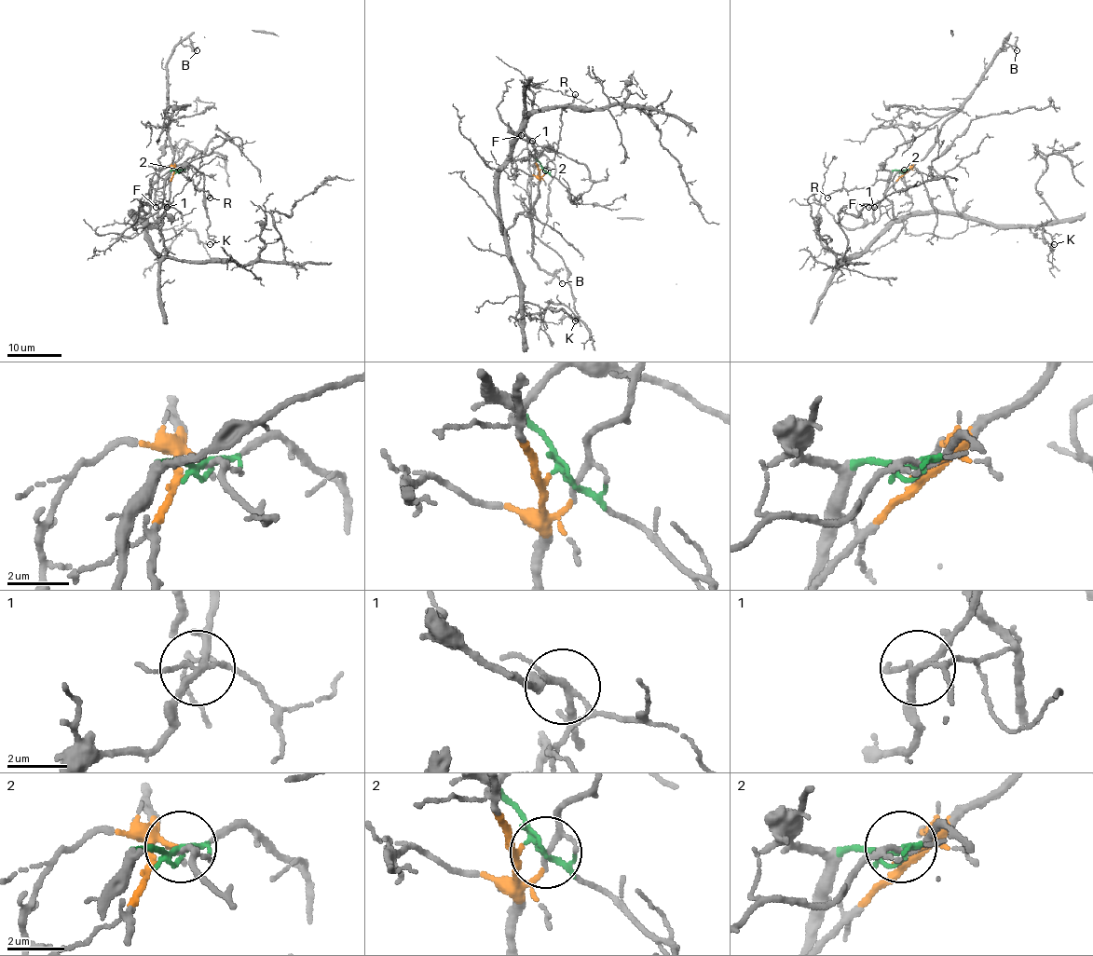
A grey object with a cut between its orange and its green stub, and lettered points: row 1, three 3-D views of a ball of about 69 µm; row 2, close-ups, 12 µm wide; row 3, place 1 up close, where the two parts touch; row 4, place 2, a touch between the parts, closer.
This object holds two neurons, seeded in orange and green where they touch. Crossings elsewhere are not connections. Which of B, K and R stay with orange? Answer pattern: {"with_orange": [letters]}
{"with_orange": ["B", "R"]}

